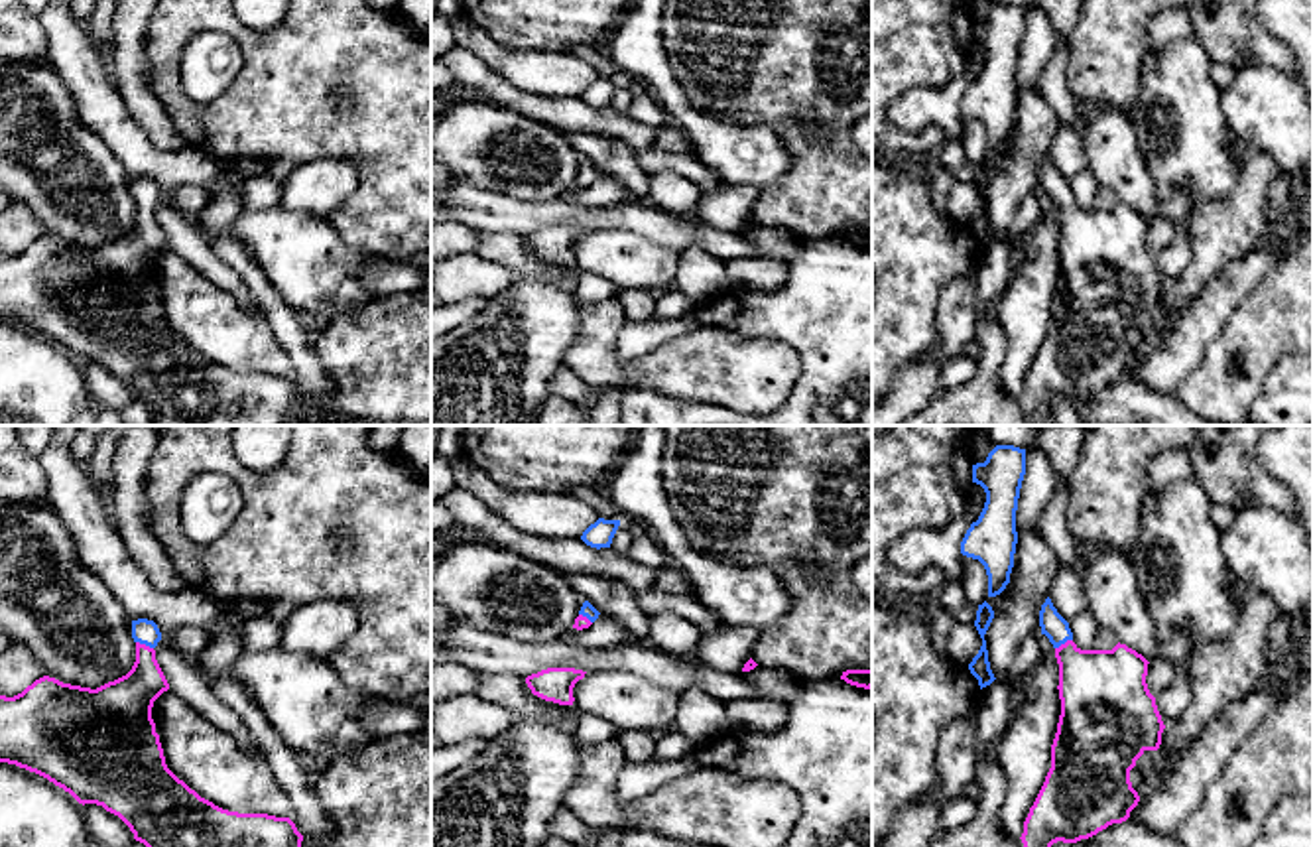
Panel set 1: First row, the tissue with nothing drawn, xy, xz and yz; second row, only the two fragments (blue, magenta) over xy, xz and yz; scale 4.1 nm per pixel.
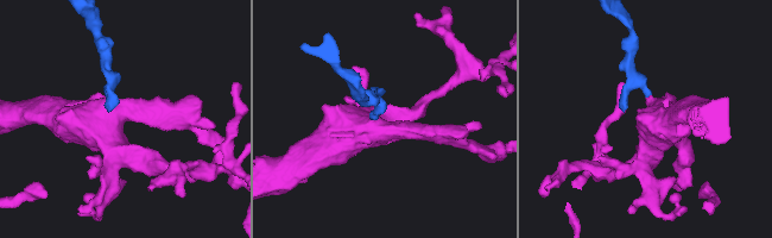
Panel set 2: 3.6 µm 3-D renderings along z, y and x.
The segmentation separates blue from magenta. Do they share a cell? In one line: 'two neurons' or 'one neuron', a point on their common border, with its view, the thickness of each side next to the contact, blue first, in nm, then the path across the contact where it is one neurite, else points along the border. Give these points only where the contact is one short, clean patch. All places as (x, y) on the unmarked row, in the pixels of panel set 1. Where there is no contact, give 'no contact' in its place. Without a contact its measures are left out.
one neuron; meets blue in xy at (144, 201); 100 nm thick on the blue side, 200 nm on the other; runs through xy (144, 190), (144, 201), (144, 243), (128, 259)

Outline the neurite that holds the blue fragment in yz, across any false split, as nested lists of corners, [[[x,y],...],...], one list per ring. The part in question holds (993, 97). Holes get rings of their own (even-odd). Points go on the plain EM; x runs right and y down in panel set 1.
[[[996,4],[984,22],[972,24],[972,41],[986,51],[984,67],[970,83],[961,112],[978,118],[988,134],[988,156],[1010,142],[1018,102],[1016,69],[1026,33],[1026,8]]]

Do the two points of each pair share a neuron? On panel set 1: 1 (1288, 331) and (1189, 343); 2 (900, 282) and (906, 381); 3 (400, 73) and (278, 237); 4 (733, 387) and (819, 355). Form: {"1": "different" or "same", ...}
{"1": "different", "2": "different", "3": "different", "4": "different"}

